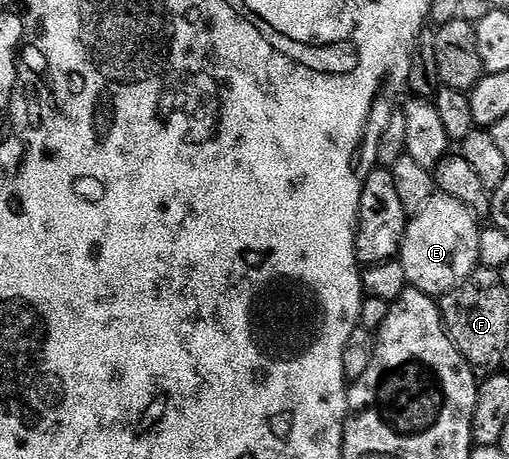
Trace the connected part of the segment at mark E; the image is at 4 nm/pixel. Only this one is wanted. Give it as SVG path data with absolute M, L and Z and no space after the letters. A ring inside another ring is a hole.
M438 192L433 198L420 208L418 214L413 215L407 221L406 234L402 237L402 248L400 251L400 261L406 281L411 287L431 296L441 296L448 293L452 288L456 288L473 270L479 269L480 263L480 223L468 207L460 200L452 196Z

